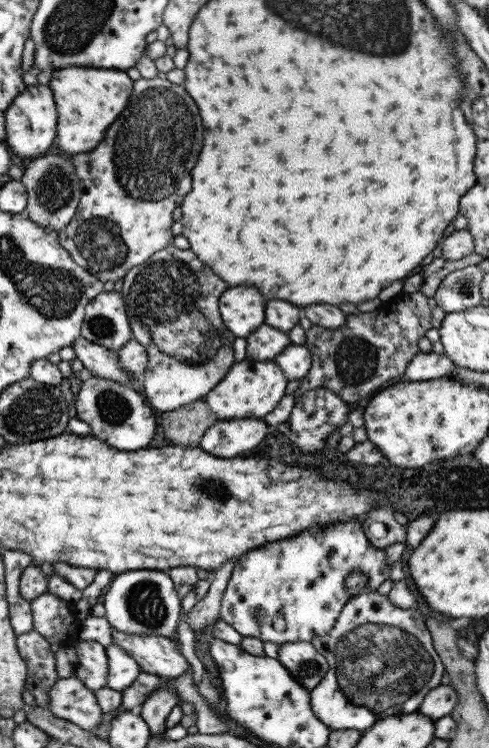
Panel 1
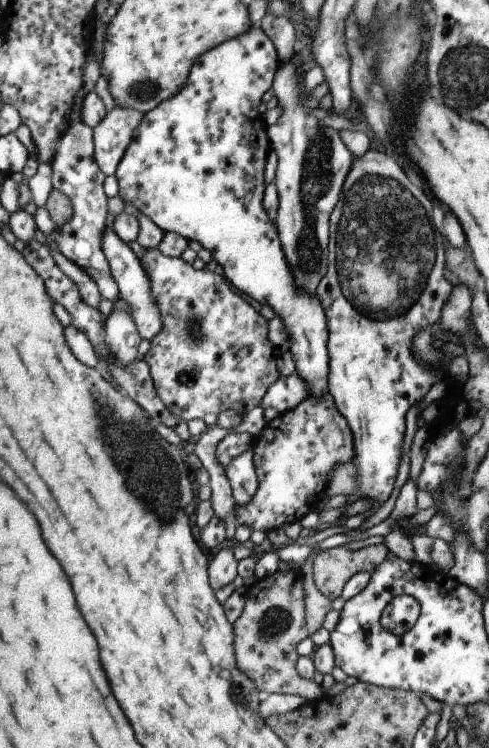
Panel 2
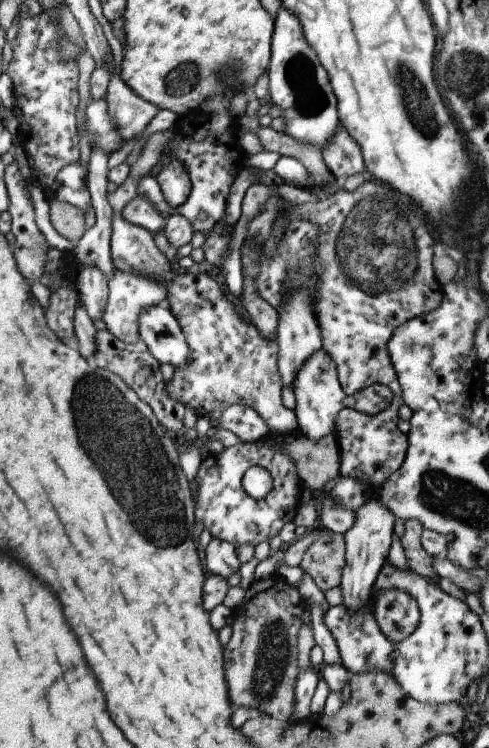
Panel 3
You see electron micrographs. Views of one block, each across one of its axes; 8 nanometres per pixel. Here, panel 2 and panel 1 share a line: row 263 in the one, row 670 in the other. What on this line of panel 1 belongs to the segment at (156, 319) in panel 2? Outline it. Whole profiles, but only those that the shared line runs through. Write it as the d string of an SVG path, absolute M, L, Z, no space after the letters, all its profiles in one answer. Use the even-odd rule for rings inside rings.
M110 644L106 647L106 652L108 656L108 683L106 683L106 687L121 692L130 686L141 673L140 665L128 656L118 644Z

